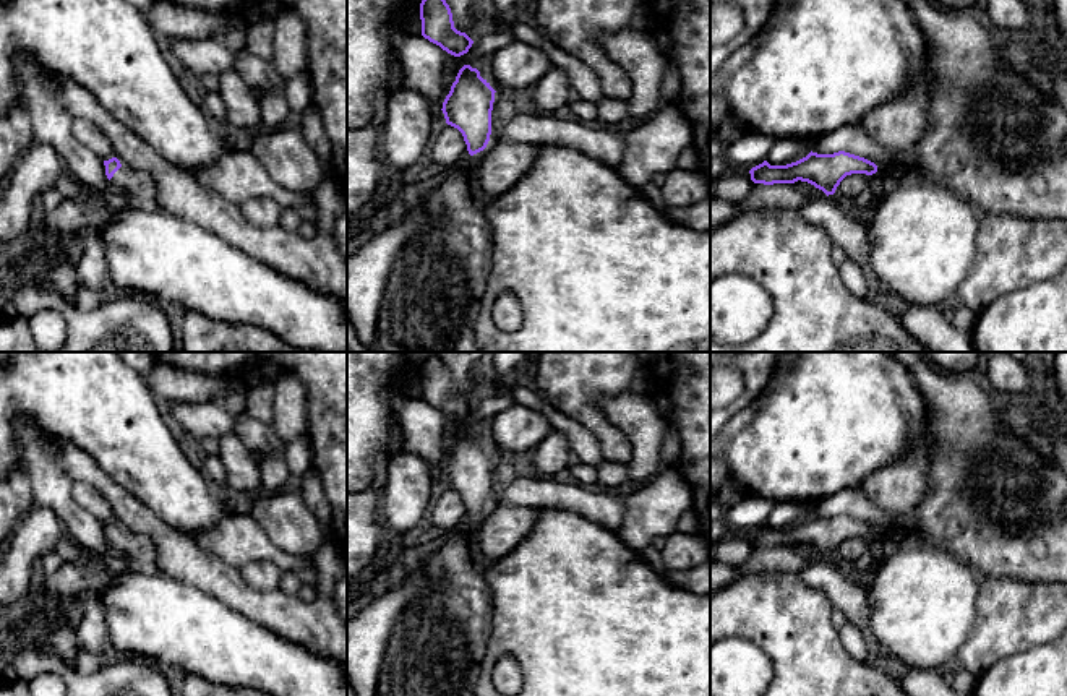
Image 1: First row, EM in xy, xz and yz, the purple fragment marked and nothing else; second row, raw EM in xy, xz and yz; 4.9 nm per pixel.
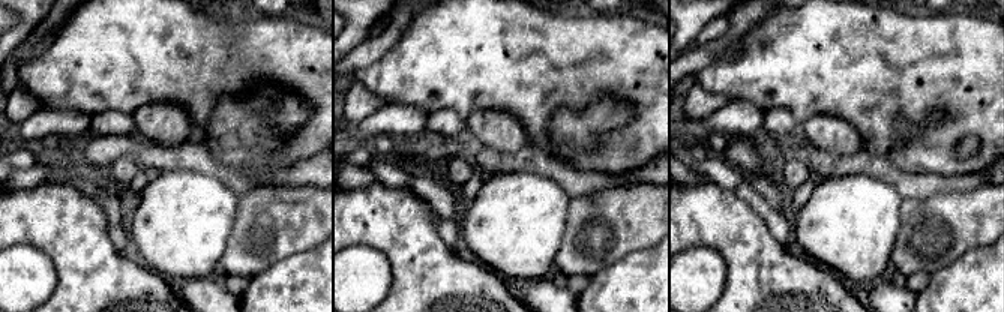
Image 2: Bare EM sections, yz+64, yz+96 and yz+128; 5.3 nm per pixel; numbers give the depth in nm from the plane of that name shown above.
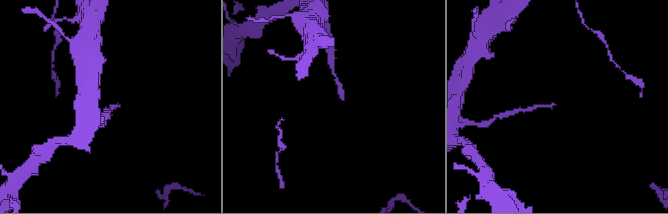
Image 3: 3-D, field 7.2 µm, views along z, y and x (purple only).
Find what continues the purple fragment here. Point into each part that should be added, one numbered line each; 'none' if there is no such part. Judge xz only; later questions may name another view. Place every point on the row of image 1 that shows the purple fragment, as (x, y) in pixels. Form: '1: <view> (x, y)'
1: xz (480, 198)

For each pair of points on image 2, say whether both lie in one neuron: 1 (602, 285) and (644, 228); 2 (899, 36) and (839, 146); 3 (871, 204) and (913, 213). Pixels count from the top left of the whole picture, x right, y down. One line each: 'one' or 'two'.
1: two
2: two
3: two

